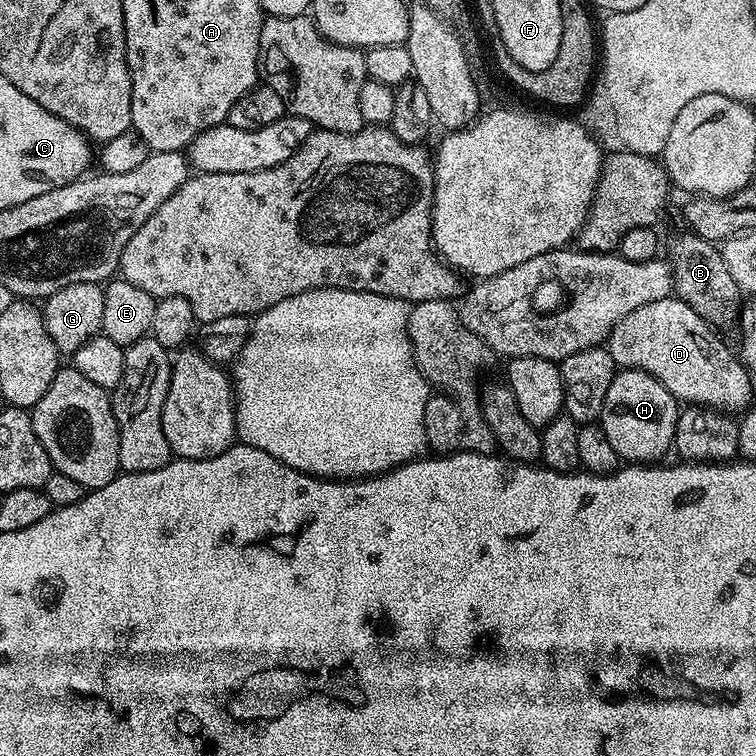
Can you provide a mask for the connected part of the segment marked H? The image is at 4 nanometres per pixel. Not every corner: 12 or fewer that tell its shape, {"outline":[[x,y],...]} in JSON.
{"outline":[[617,371],[598,423],[621,461],[663,461],[677,400],[656,376]]}

